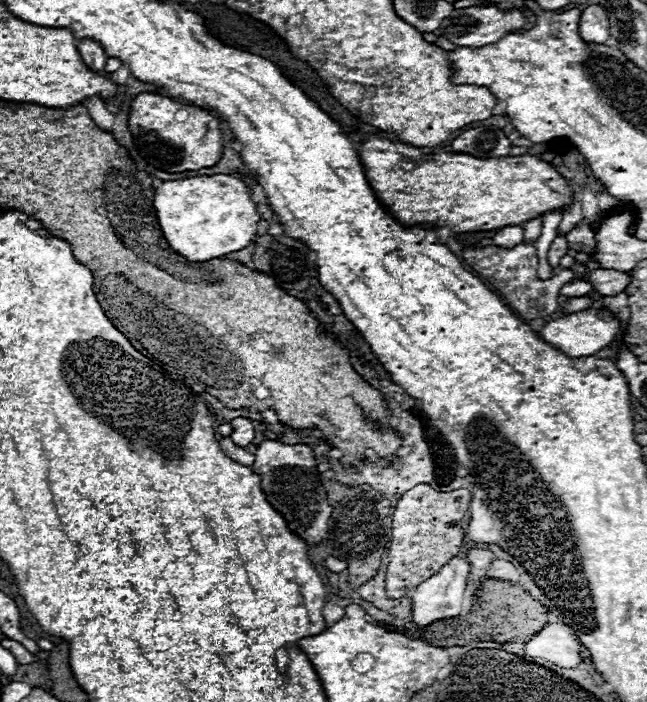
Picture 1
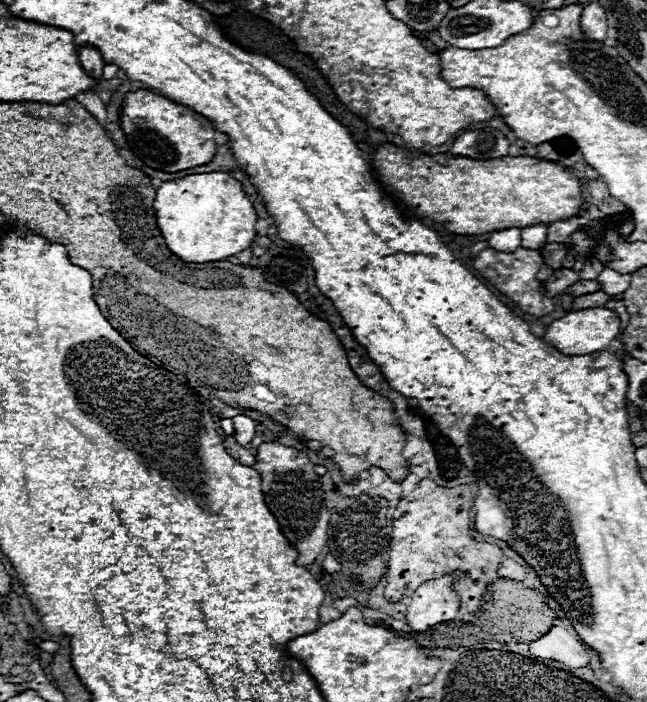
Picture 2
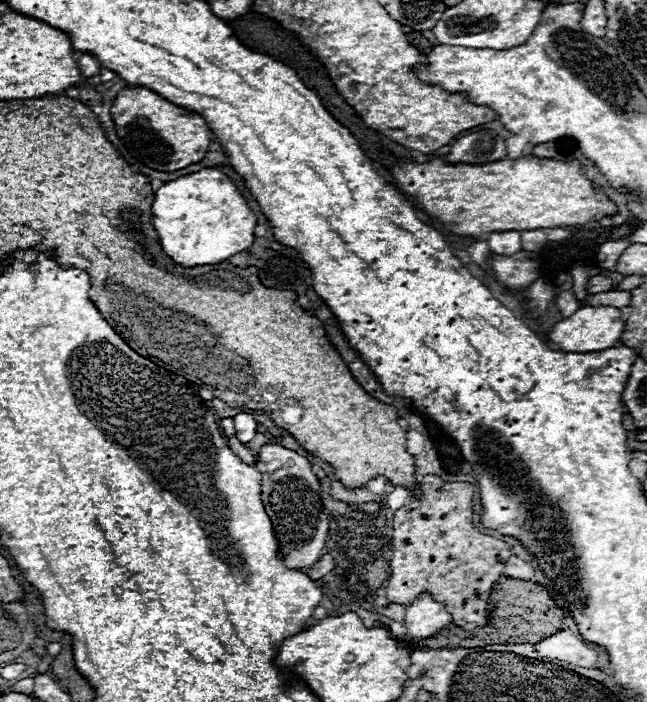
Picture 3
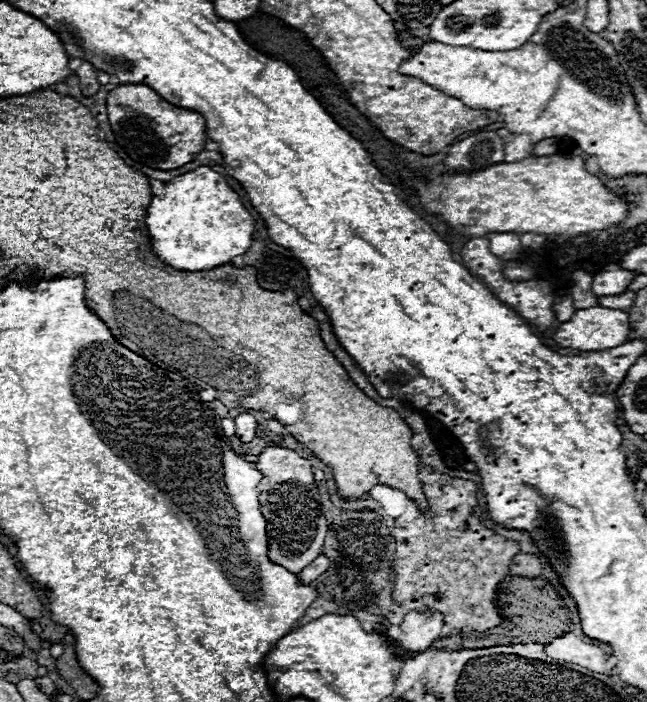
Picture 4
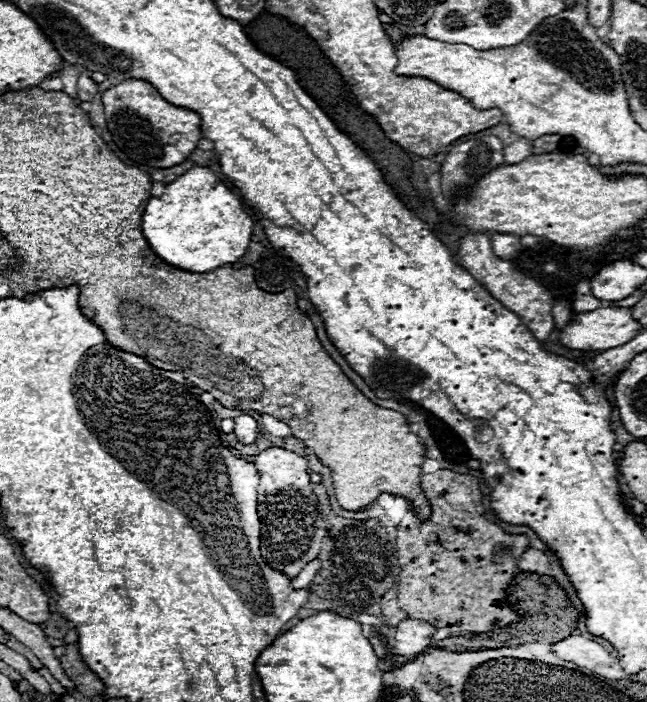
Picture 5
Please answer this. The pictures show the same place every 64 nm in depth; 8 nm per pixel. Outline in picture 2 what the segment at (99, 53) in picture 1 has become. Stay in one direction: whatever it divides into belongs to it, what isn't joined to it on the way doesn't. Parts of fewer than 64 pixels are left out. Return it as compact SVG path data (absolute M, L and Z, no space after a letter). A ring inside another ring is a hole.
M78 46L78 58L80 58L84 70L88 74L92 74L92 78L102 76L102 68L104 68L106 62L104 62L102 54L94 46Z

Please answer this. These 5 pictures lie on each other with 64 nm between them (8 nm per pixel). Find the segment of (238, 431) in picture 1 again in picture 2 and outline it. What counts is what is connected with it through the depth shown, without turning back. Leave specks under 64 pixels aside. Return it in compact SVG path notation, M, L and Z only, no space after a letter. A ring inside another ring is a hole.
M236 416L234 420L234 438L238 444L246 446L252 442L254 438L254 430L256 430L256 422L250 416Z

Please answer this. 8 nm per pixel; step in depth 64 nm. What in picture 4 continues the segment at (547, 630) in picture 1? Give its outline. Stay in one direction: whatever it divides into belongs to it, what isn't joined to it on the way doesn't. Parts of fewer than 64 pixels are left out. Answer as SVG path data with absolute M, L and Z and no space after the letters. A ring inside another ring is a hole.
M566 632L566 634L554 638L552 642L548 642L544 646L544 652L556 660L566 660L566 662L584 666L584 668L600 672L600 674L610 676L614 672L614 668L610 668L608 656L598 646L580 640L572 632Z

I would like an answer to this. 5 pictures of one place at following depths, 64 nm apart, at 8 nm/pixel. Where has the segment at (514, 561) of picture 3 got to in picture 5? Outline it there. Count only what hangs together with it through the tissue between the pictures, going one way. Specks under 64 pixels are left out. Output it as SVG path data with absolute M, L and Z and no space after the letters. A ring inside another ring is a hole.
M526 550L520 556L518 570L536 570L536 574L546 574L548 570L548 554L540 550Z

